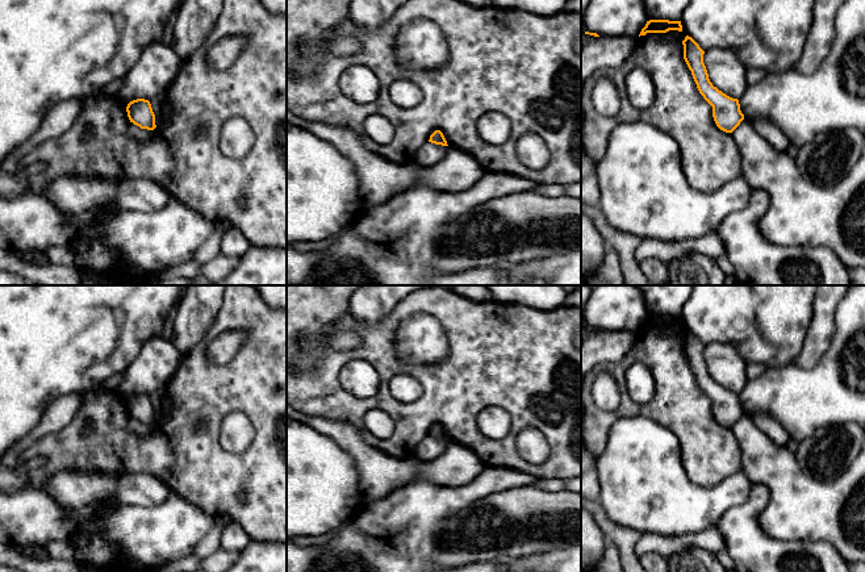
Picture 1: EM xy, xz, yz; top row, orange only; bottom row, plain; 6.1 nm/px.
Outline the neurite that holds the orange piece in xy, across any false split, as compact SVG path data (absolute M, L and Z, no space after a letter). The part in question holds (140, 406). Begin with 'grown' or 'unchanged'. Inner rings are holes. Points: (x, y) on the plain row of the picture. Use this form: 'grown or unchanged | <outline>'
unchanged | M137 393L130 396L126 401L126 406L130 417L141 423L154 425L156 422L155 409L149 394Z

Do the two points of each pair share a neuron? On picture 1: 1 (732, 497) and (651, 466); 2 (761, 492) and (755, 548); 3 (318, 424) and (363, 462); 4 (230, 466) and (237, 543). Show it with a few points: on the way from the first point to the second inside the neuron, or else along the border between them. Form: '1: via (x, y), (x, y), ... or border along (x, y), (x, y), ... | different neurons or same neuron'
1: via (713, 497), (682, 497), (671, 485) | same neuron
2: via (752, 506), (751, 534) | same neuron
3: via (330, 428), (337, 430), (356, 450) | same neuron
4: border along (233, 520), (253, 539) | different neurons

